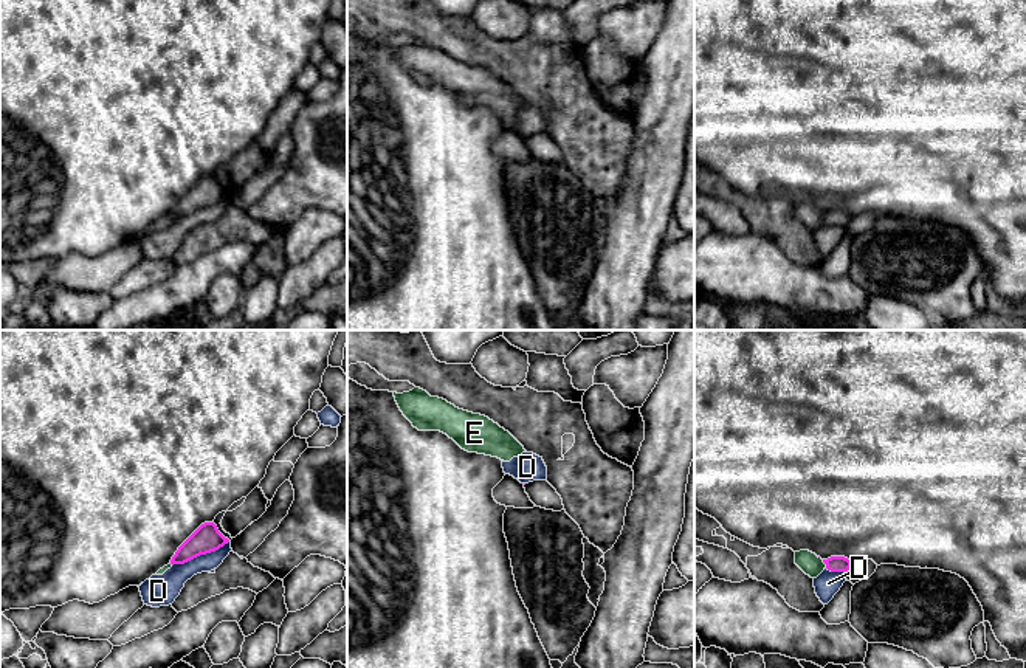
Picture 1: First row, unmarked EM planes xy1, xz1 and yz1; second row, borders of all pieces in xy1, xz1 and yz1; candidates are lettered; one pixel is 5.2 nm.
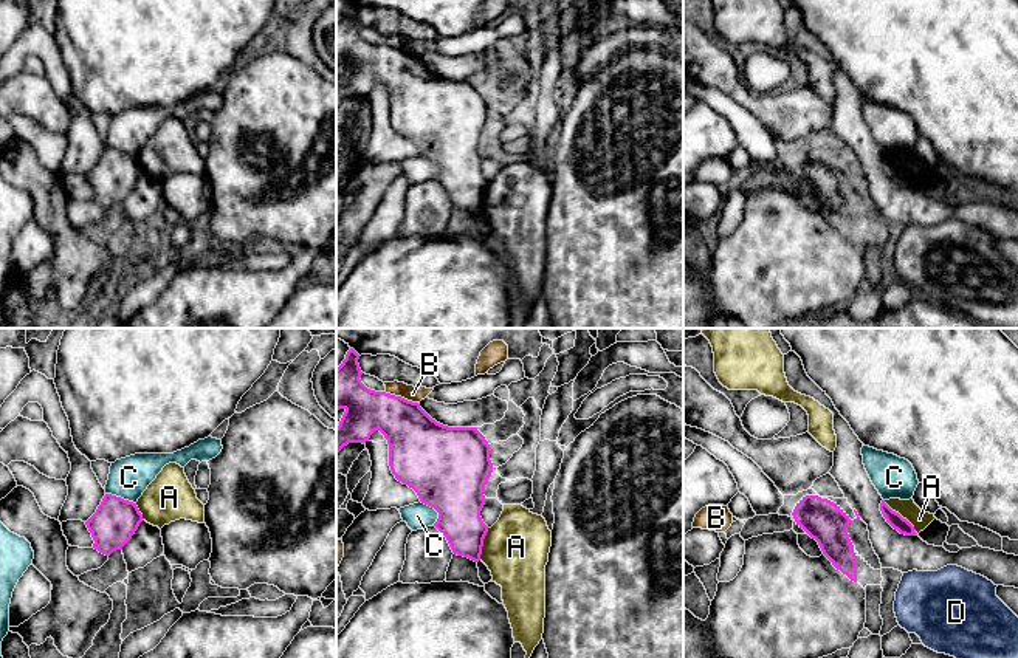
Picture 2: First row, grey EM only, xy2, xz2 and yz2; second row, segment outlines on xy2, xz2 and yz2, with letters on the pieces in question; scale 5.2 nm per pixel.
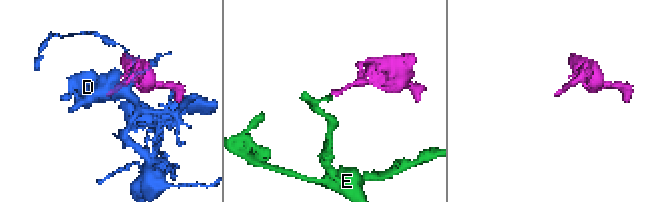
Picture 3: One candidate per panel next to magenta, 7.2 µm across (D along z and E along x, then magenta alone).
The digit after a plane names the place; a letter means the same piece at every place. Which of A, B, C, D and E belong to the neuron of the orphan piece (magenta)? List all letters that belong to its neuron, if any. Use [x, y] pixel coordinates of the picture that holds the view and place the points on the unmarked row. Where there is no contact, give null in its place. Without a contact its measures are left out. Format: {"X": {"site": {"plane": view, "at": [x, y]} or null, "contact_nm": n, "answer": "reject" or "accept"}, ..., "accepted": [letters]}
{"A": {"site": {"plane": "yz2", "at": [901, 169]}, "contact_nm": 260, "answer": "reject"}, "B": {"site": {"plane": "xz2", "at": [400, 50]}, "contact_nm": 190, "answer": "reject"}, "C": {"site": {"plane": "xz2", "at": [436, 163]}, "contact_nm": 150, "answer": "reject"}, "D": {"site": {"plane": "xy1", "at": [200, 206]}, "contact_nm": 320, "answer": "reject"}, "E": {"site": {"plane": "yz1", "at": [823, 214]}, "contact_nm": 50, "answer": "accept"}, "accepted": ["E"]}

